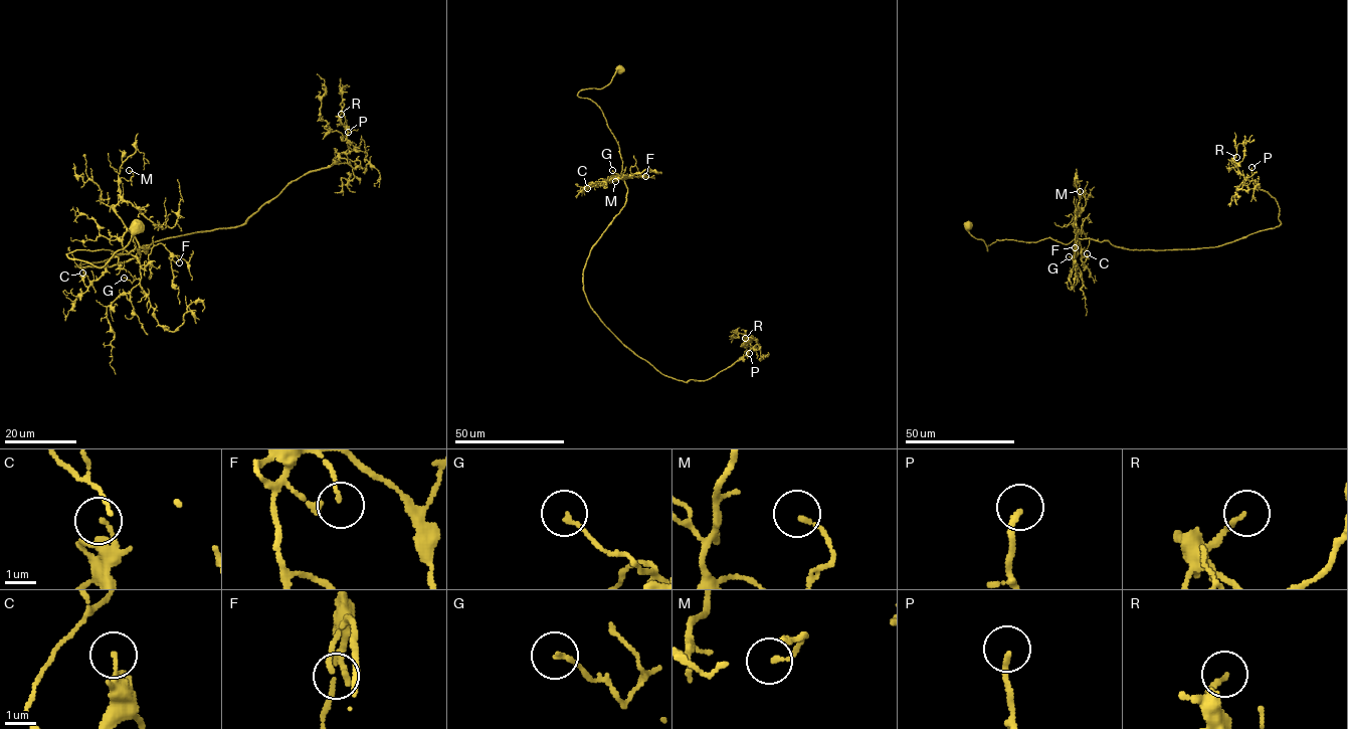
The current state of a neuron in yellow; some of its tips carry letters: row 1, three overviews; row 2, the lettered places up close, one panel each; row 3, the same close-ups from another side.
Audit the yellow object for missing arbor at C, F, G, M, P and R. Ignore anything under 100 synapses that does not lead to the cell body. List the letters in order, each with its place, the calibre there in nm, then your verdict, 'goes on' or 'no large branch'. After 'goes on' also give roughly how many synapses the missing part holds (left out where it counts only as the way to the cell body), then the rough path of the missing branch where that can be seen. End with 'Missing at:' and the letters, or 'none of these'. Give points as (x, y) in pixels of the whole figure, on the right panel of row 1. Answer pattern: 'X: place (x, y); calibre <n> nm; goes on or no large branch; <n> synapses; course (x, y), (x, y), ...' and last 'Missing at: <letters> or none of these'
C: place (1087, 253); calibre 90 nm; no large branch
F: place (1075, 247); calibre 120 nm; no large branch
G: place (1069, 256); calibre 140 nm; no large branch
M: place (1080, 191); calibre 140 nm; no large branch
P: place (1252, 167); calibre 160 nm; goes on; 150 synapses; course (1252, 167), (1246, 146)
R: place (1236, 157); calibre 130 nm; no large branch
Missing at: P

